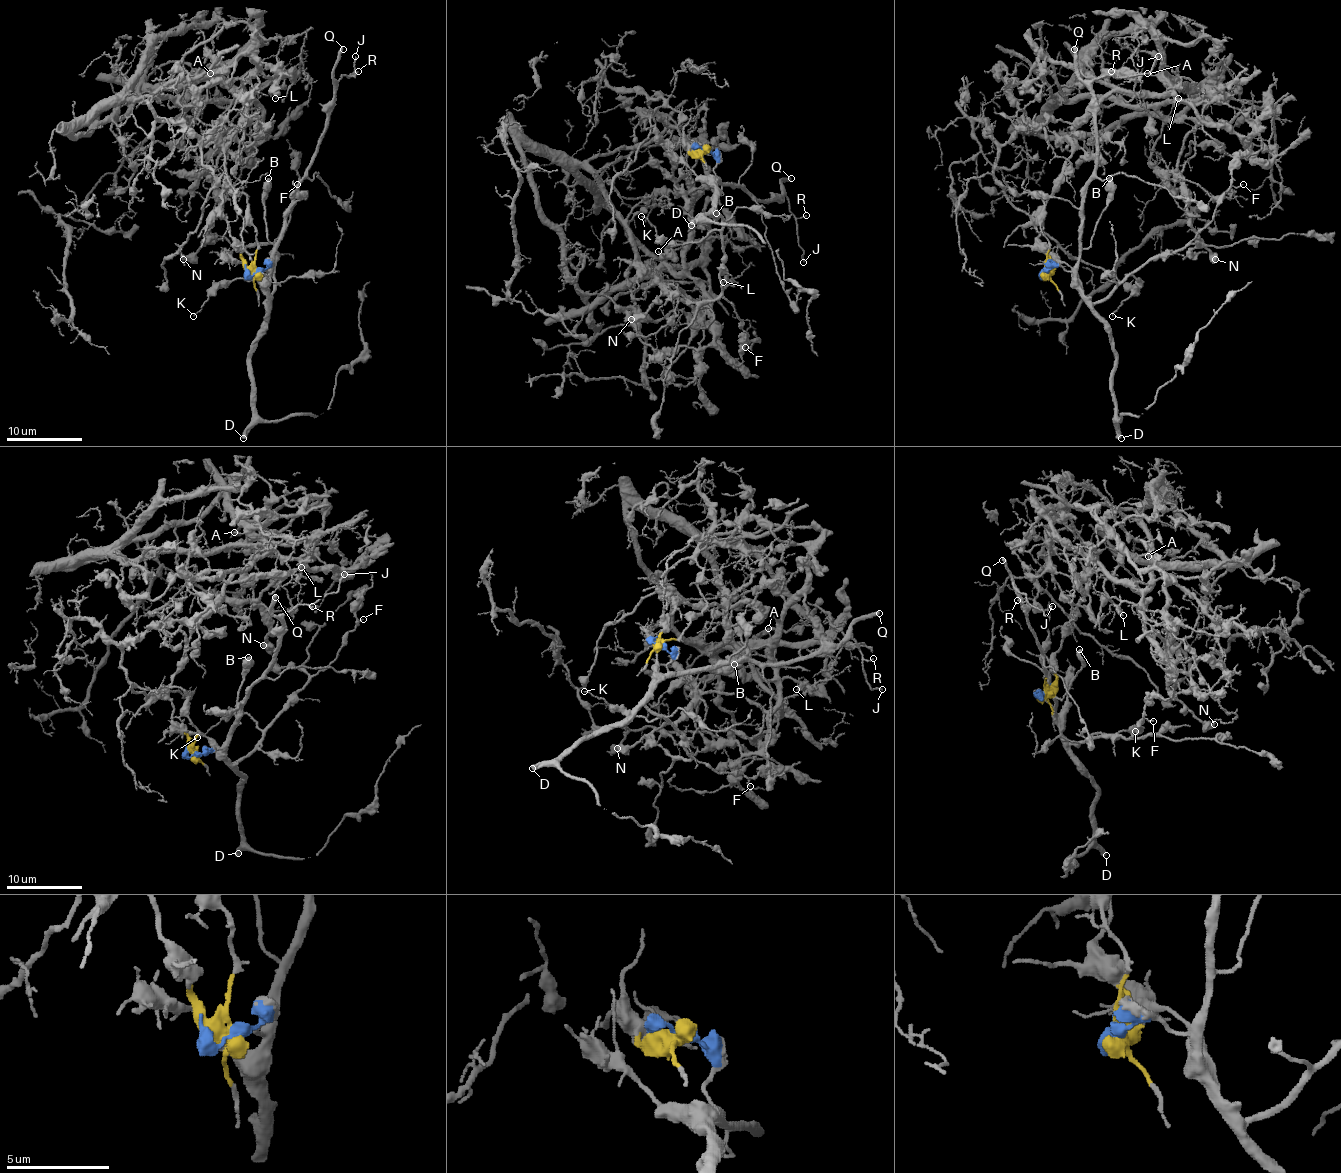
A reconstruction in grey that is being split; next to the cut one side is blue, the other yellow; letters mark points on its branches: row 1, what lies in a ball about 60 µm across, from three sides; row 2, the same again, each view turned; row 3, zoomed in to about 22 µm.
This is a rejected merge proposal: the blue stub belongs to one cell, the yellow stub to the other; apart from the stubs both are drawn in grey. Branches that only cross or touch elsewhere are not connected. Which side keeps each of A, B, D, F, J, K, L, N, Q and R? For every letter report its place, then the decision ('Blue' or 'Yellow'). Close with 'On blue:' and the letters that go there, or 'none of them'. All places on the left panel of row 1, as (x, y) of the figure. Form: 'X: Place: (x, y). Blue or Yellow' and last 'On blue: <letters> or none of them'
A: Place: (210, 73). Yellow
B: Place: (268, 178). Blue
D: Place: (243, 438). Blue
F: Place: (297, 184). Blue
J: Place: (355, 56). Blue
K: Place: (193, 316). Blue
L: Place: (275, 98). Yellow
N: Place: (183, 259). Yellow
Q: Place: (343, 49). Blue
R: Place: (358, 71). Blue
On blue: B, D, F, J, K, Q, R

